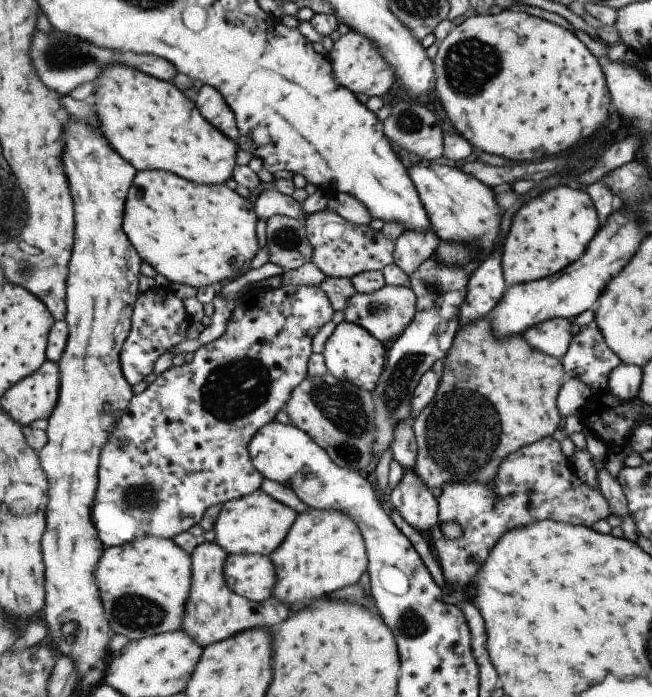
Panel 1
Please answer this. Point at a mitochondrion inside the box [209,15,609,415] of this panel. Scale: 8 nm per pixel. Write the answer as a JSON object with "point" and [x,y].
{"point":[469,66]}

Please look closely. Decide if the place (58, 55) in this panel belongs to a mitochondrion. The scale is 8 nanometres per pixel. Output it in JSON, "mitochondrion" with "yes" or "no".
{"mitochondrion":"yes"}

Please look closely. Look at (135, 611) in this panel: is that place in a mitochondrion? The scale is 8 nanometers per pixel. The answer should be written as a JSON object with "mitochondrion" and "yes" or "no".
{"mitochondrion":"yes"}

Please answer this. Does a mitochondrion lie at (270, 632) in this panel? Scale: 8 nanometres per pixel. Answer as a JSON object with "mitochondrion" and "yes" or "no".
{"mitochondrion":"no"}

